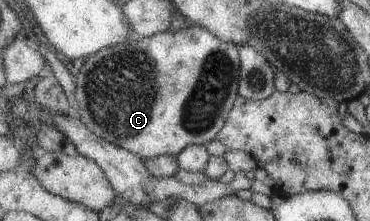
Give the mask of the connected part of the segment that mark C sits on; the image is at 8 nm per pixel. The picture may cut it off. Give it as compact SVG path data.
M194 23L174 31L158 32L151 36L134 37L134 39L136 39L136 41L132 41L132 43L130 43L130 41L124 41L124 43L118 43L118 45L112 45L112 47L106 47L106 49L100 49L98 53L86 57L84 65L80 67L80 73L76 75L76 115L80 118L80 121L82 121L95 136L101 137L108 141L108 143L128 150L130 153L137 155L141 160L161 155L175 156L186 146L192 144L204 145L214 140L216 134L222 129L228 112L233 106L234 99L236 99L237 96L237 83L239 80L238 46L234 45L232 42L218 39L207 29Z

